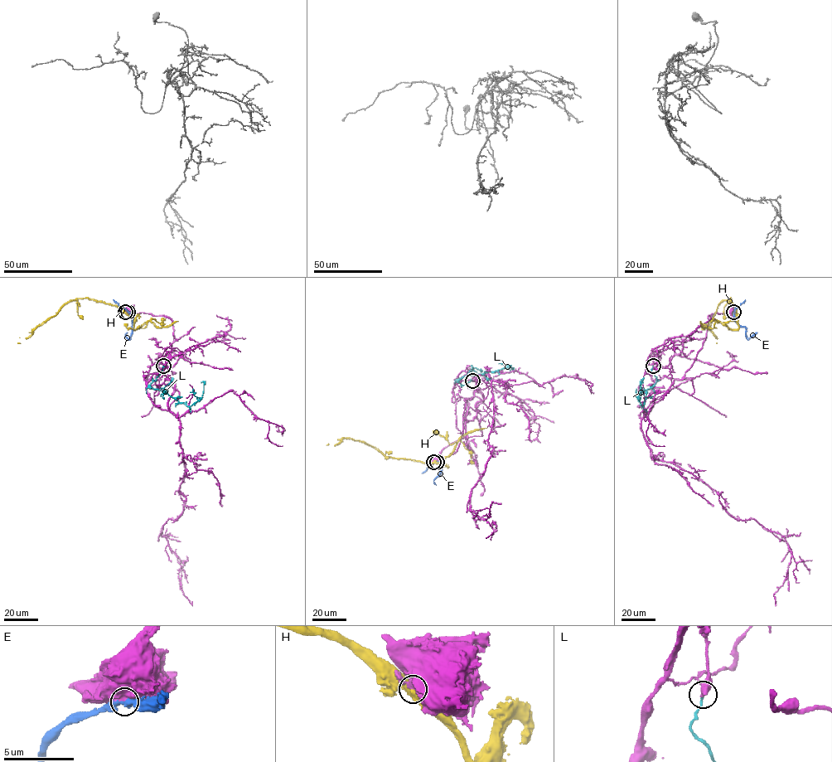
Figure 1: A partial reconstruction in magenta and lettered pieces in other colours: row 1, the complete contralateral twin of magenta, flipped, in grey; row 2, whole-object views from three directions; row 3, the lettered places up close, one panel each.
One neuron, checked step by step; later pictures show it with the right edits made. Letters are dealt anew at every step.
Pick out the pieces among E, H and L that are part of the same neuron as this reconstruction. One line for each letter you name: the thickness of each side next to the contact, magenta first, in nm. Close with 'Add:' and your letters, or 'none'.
Add: none

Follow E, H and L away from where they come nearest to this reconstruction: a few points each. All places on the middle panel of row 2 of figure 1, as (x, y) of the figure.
E: (437, 462), (441, 462), (441, 473), (433, 480), (436, 485)
H: (433, 461), (426, 463), (385, 457), (361, 441), (345, 438), (334, 445), (326, 445)
L: (472, 380), (471, 379), (465, 385), (459, 382), (468, 375), (494, 372), (510, 366), (512, 368), (510, 371)

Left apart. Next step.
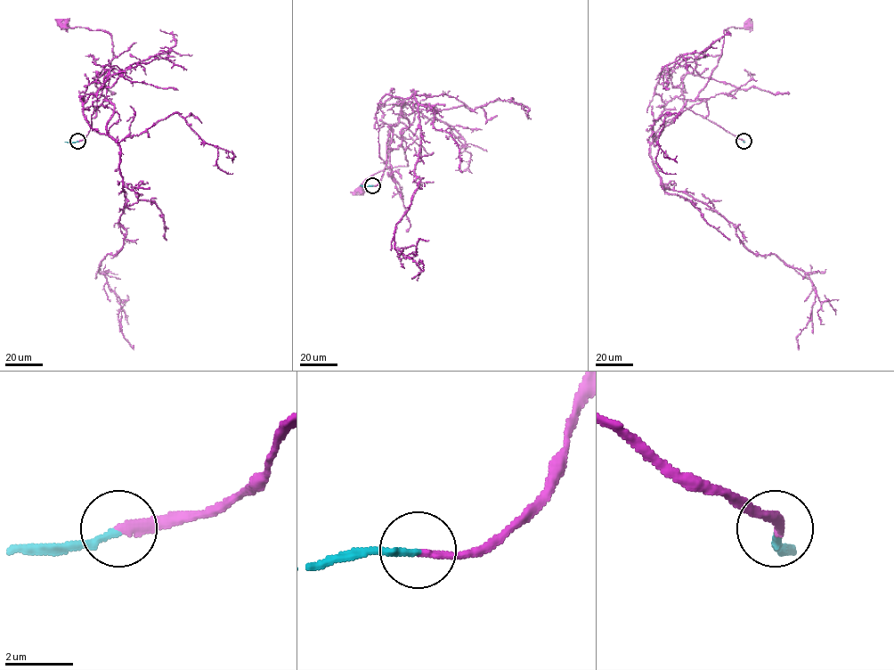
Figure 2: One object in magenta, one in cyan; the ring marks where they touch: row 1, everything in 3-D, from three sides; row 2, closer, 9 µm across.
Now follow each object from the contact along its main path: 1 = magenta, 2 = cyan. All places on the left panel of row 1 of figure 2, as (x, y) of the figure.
1: (77, 141), (85, 138), (96, 108), (107, 99), (113, 46), (111, 36), (104, 31), (64, 26)
2: (77, 141), (64, 142)

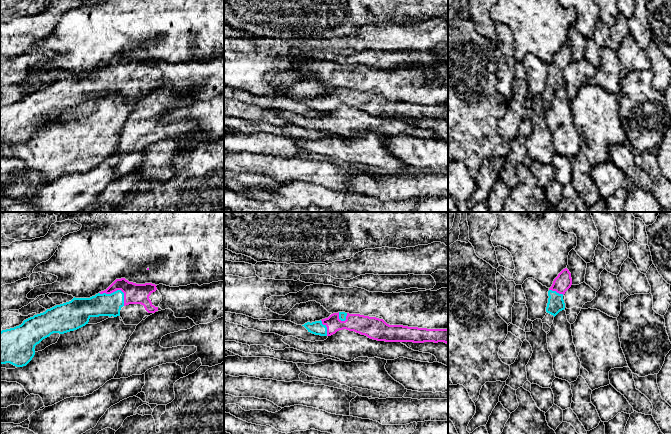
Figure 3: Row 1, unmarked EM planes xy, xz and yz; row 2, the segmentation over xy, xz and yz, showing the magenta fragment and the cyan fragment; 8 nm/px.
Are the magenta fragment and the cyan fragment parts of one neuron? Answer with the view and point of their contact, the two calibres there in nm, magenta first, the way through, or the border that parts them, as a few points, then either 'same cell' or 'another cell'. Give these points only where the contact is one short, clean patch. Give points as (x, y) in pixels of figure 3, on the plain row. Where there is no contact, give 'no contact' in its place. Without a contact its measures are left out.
meets magenta in xy at (117, 65); 160 nm thick on the magenta side, 180 nm on the other; runs through xy (134, 69), (123, 69), (117, 65), (104, 80); same cell

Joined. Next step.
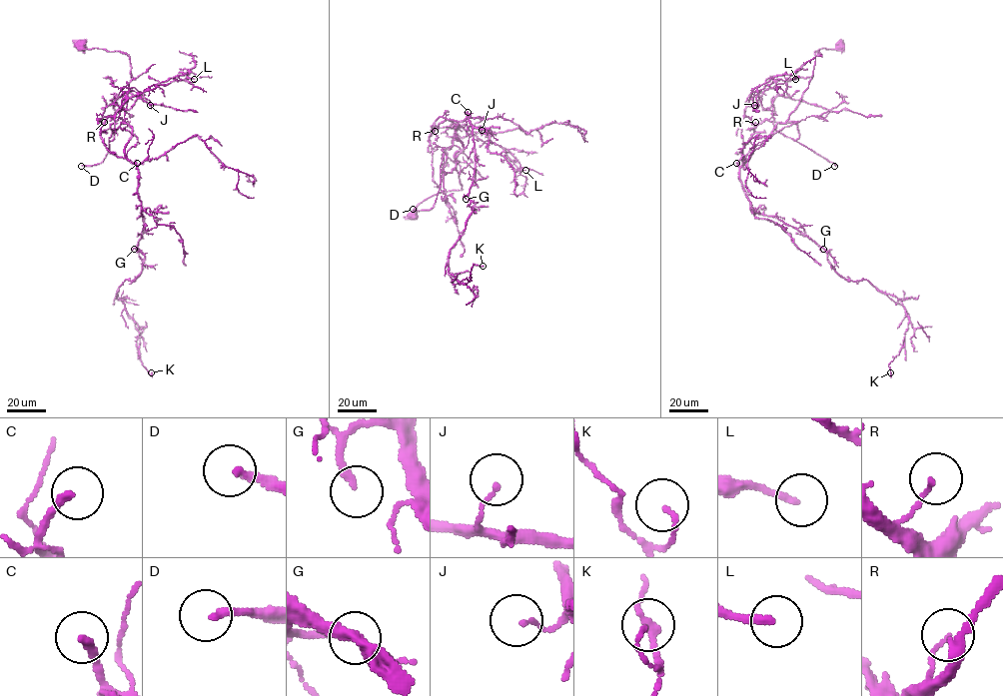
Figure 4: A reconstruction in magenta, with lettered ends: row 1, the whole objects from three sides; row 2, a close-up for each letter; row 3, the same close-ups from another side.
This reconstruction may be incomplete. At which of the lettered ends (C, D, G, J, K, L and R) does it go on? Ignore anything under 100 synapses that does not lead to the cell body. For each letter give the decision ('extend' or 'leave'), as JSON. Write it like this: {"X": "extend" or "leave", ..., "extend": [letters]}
{"C": "extend", "D": "extend", "G": "leave", "J": "leave", "K": "leave", "L": "leave", "R": "leave", "extend": ["C", "D"]}

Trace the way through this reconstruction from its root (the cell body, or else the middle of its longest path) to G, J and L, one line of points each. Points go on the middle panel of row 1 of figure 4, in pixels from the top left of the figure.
G: (412, 215), (428, 198), (463, 189), (455, 154), (464, 145), (456, 127), (470, 115), (475, 169), (466, 199)
J: (412, 215), (428, 198), (463, 189), (456, 162), (446, 175), (440, 169), (442, 149), (482, 130)
L: (412, 215), (463, 189), (456, 162), (440, 169), (455, 139), (474, 134), (525, 170)

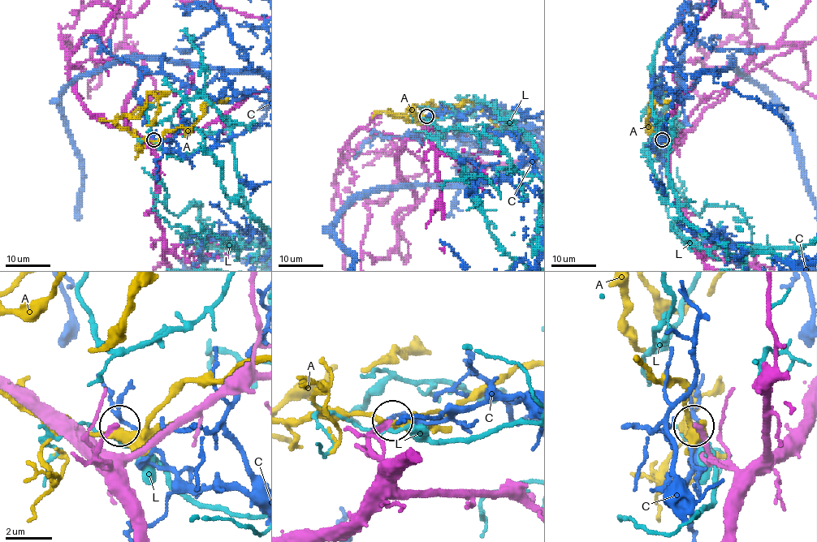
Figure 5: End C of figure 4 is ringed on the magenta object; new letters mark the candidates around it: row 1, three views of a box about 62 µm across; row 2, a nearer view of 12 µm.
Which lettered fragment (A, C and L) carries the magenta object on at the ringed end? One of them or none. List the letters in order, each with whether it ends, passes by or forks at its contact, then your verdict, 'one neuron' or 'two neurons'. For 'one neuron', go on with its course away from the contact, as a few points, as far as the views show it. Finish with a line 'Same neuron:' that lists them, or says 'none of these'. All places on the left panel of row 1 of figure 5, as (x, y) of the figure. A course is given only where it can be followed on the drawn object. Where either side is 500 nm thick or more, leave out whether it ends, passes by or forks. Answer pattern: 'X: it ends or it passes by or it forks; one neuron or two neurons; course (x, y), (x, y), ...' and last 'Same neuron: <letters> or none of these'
A: it passes by; two neurons
C: it forks; two neurons
L: it passes by; two neurons
Same neuron: none of these

